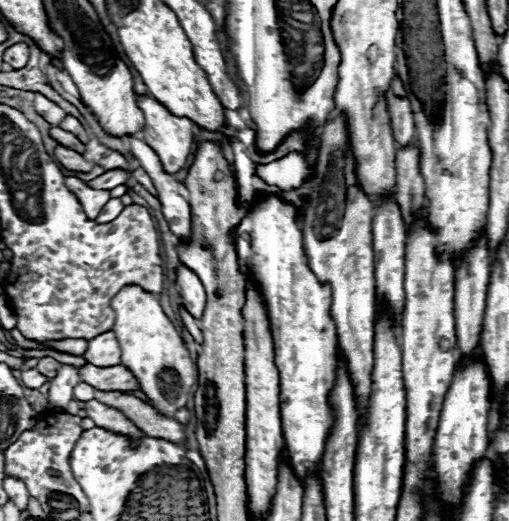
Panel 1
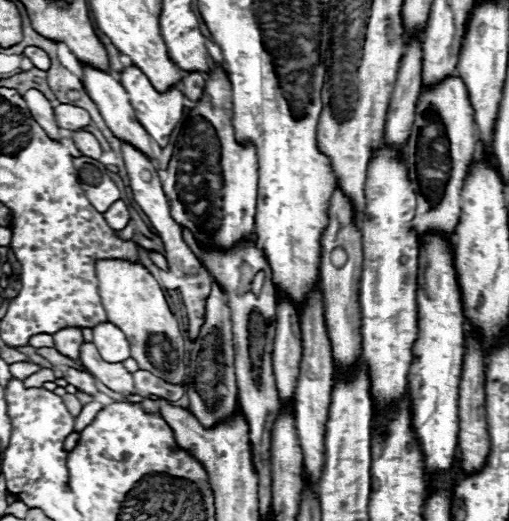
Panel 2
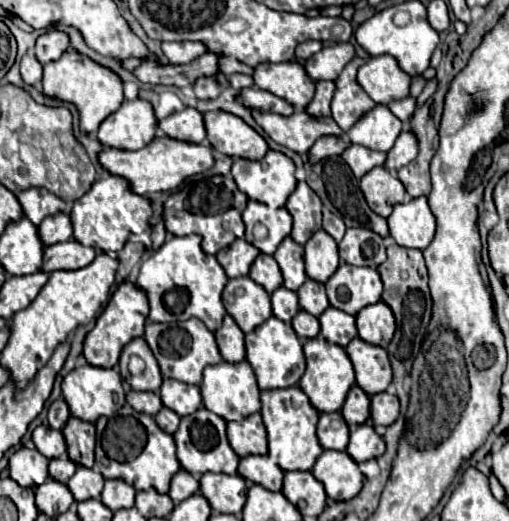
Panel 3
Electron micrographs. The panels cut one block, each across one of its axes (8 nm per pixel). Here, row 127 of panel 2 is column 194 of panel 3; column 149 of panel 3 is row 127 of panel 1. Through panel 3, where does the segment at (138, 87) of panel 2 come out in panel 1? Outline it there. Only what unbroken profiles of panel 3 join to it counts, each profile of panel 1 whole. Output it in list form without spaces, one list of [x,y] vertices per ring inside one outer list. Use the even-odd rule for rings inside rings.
[[[140,96],[138,108],[144,112],[144,128],[140,132],[140,138],[158,154],[164,172],[176,174],[178,170],[184,168],[184,164],[192,152],[192,142],[194,142],[192,126],[194,126],[194,122],[190,118],[184,118],[184,116],[180,118],[180,116],[170,114],[166,110],[166,106],[162,106],[158,100],[154,100],[150,96]]]

